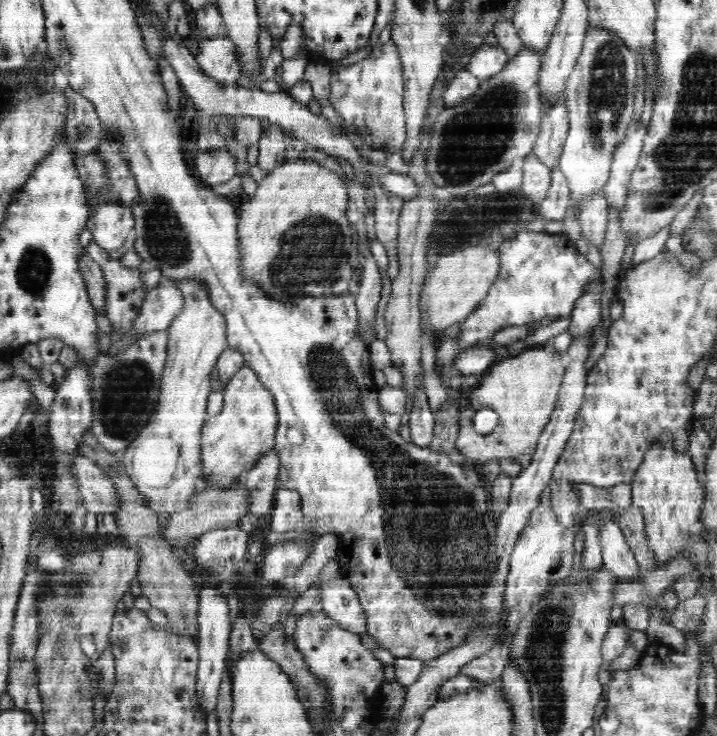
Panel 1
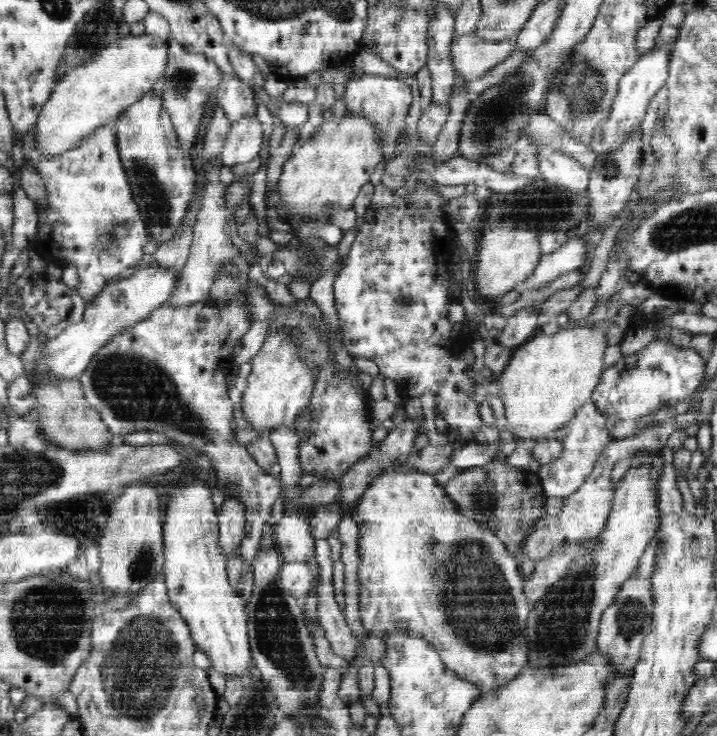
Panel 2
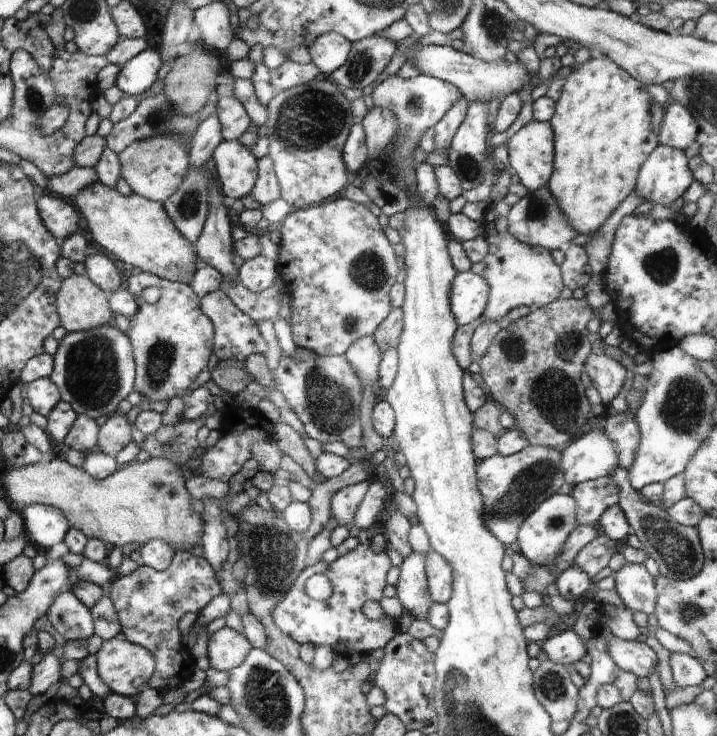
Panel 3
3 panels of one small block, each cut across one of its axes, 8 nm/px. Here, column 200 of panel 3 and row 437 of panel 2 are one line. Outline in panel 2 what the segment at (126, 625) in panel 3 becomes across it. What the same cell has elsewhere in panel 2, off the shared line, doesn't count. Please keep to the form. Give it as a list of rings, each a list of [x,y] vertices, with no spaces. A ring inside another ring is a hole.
[[[590,398],[584,402],[584,405],[576,412],[575,418],[572,418],[566,426],[553,435],[562,444],[560,458],[556,458],[554,462],[542,464],[540,470],[536,472],[547,497],[566,497],[570,496],[572,492],[576,492],[586,482],[599,454],[602,454],[604,448],[613,440],[608,433],[609,428],[606,428],[607,420],[600,415],[595,402]]]

